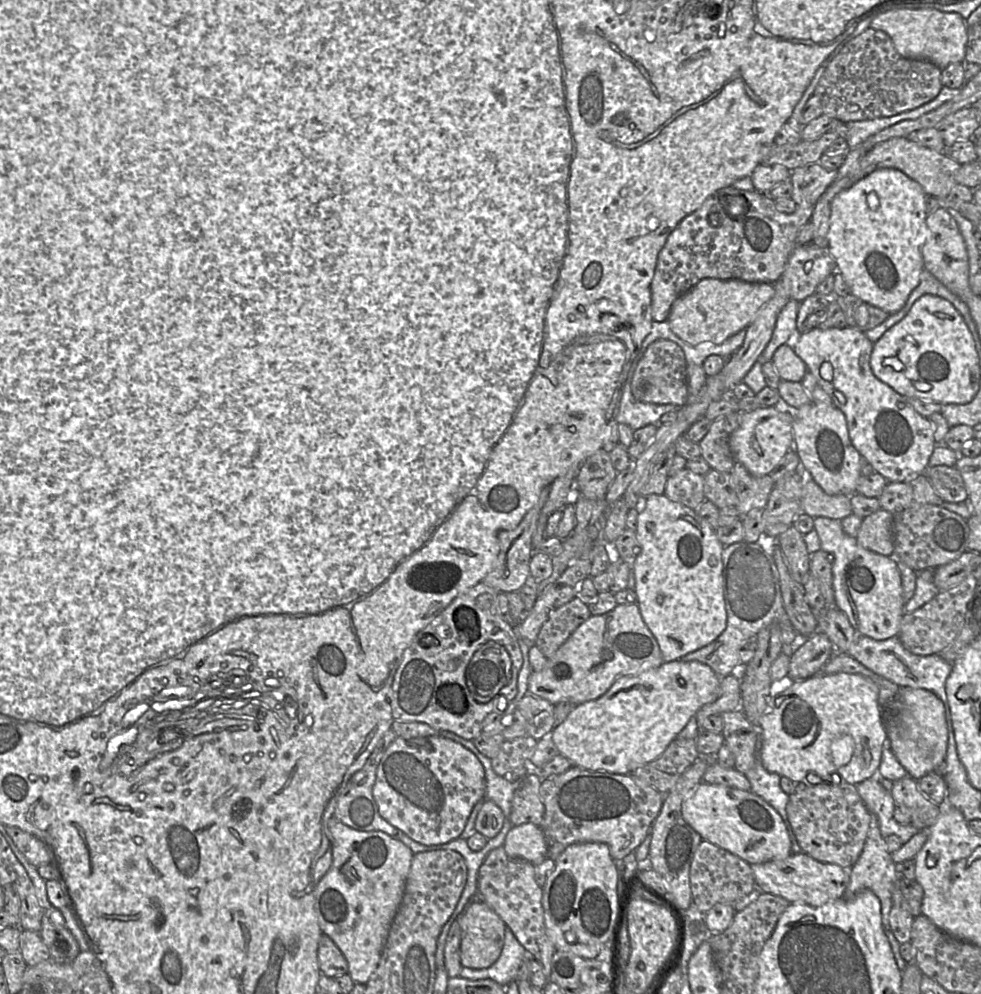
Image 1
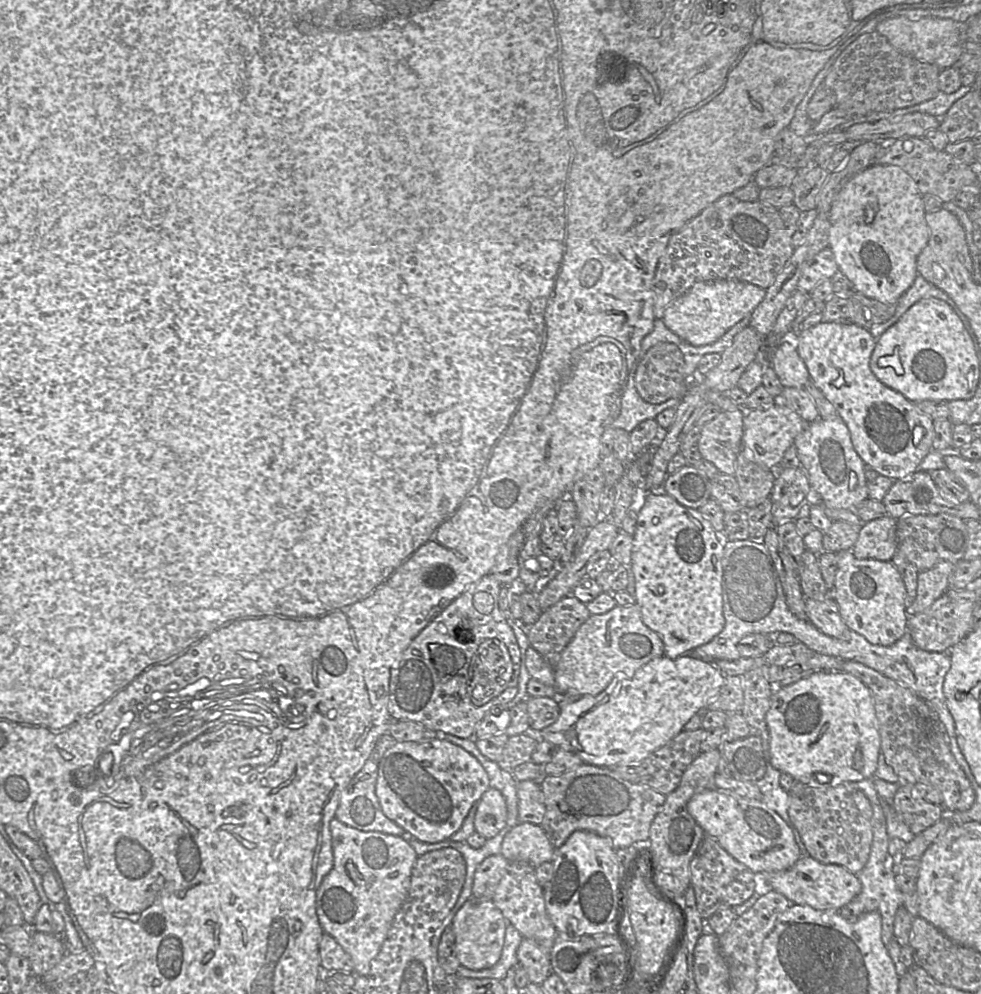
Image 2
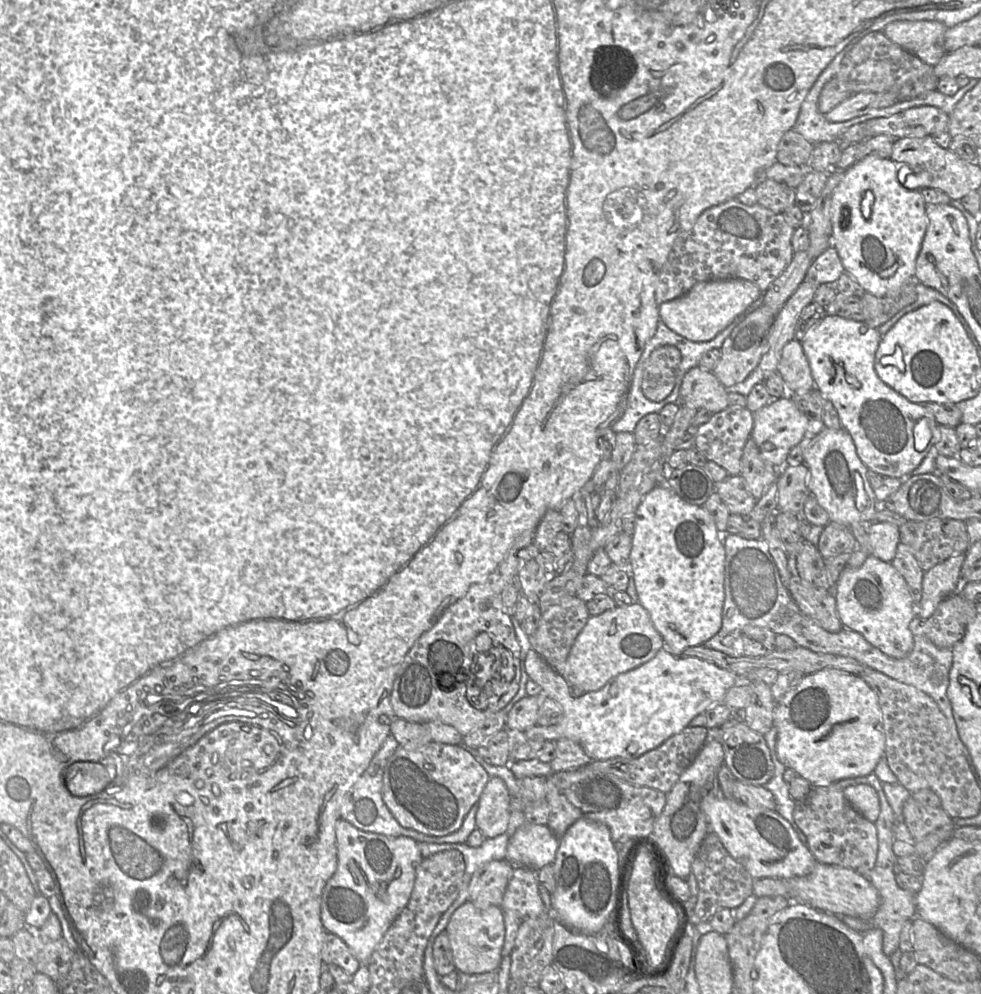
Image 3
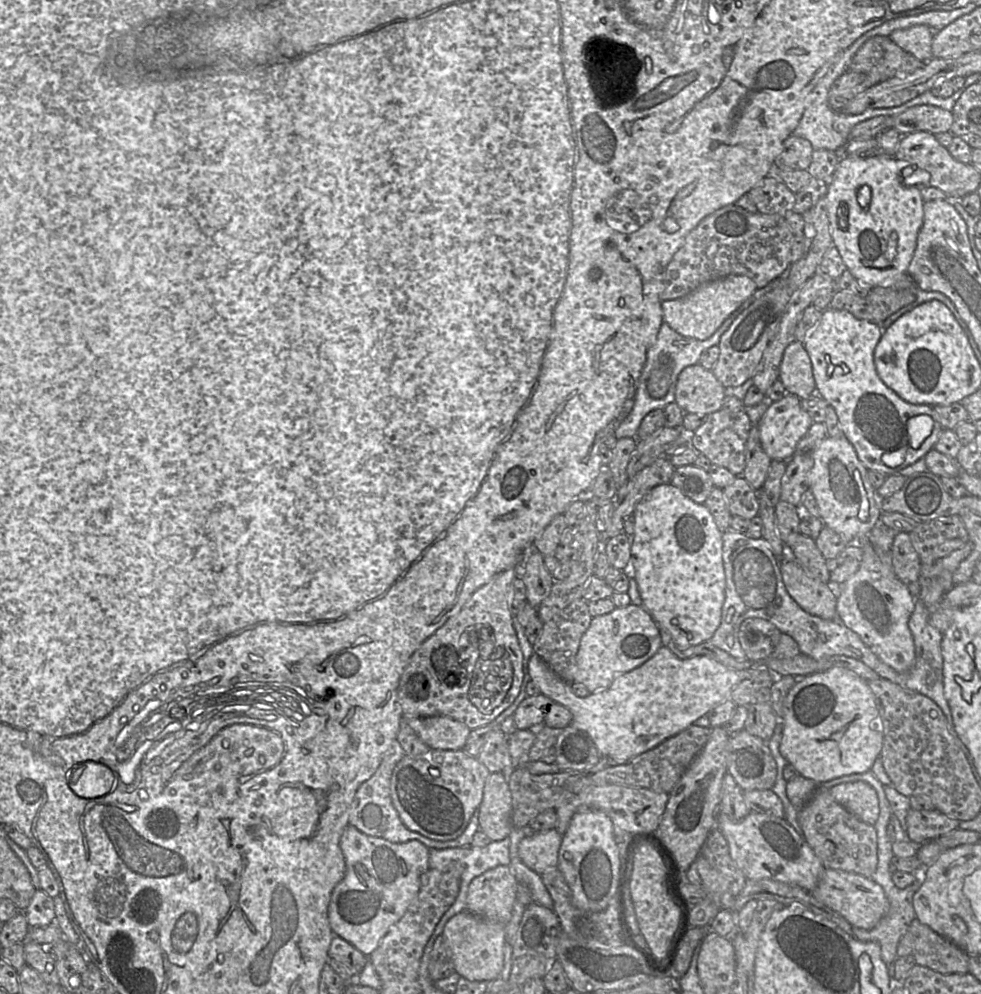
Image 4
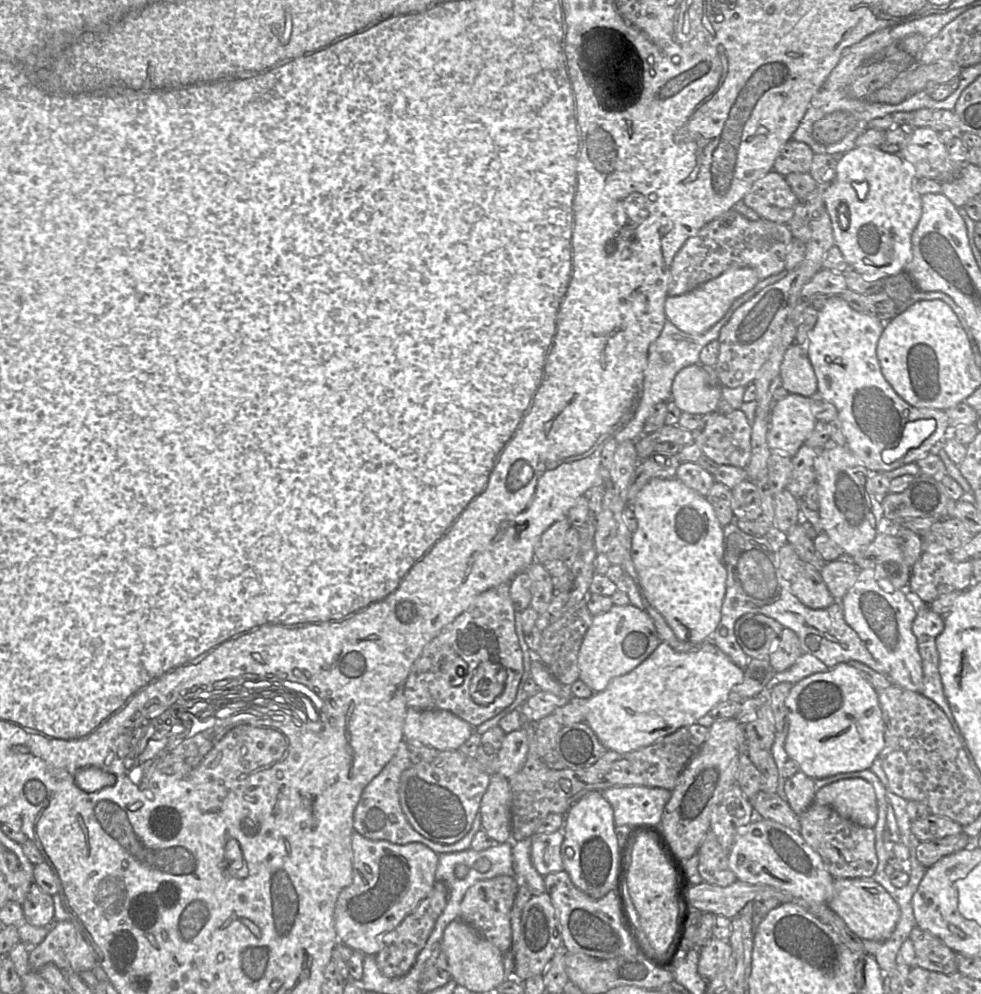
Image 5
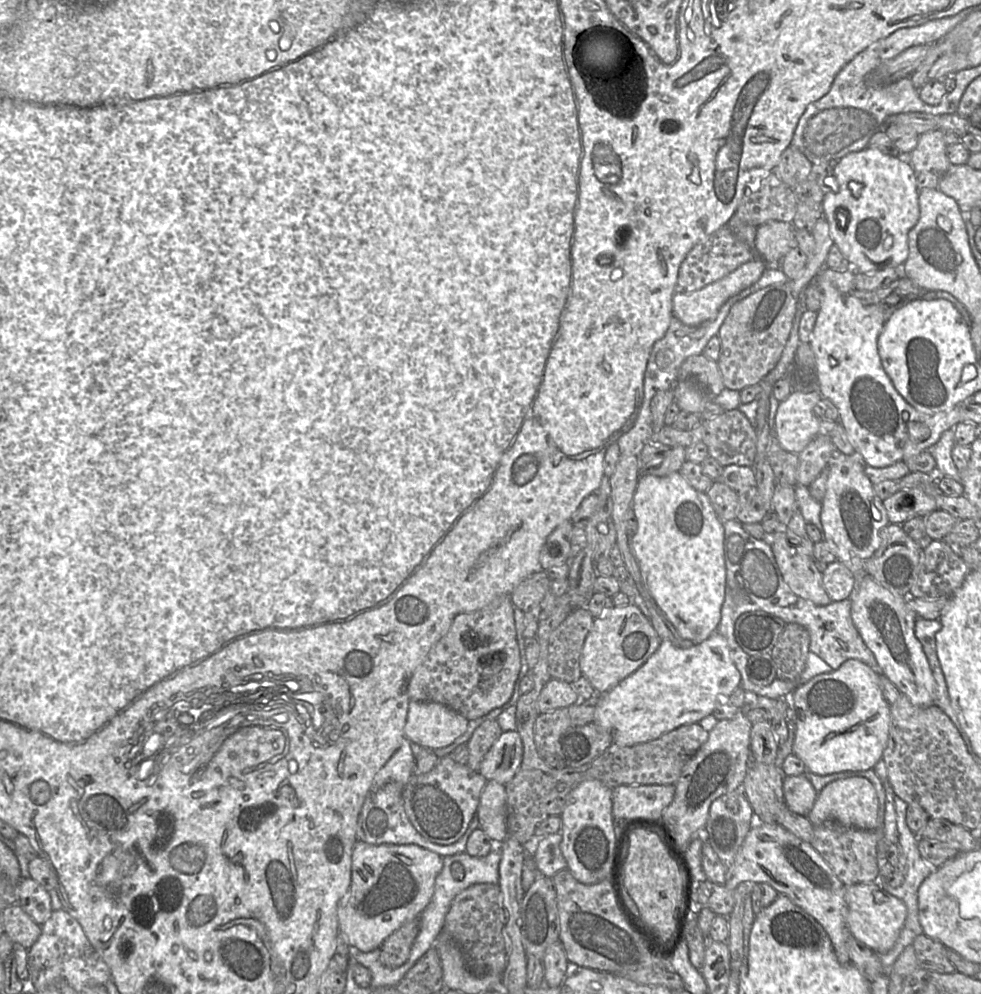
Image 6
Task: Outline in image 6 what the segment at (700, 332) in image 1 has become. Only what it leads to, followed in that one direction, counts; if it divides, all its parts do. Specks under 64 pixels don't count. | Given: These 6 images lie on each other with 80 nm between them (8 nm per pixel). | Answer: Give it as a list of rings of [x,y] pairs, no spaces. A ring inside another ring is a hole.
[[[760,257],[745,262],[731,273],[699,290],[693,292],[675,292],[672,299],[673,316],[689,326],[697,326],[716,317],[721,306],[732,296],[753,285],[759,280],[766,268]]]

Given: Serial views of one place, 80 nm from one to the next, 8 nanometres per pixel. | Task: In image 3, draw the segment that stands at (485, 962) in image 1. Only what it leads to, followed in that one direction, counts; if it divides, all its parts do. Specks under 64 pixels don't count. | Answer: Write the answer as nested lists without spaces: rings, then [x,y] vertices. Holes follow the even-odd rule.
[[[466,901],[451,915],[444,931],[450,941],[455,970],[465,974],[498,970],[505,940],[504,912],[501,907],[490,905],[478,908],[471,901]]]

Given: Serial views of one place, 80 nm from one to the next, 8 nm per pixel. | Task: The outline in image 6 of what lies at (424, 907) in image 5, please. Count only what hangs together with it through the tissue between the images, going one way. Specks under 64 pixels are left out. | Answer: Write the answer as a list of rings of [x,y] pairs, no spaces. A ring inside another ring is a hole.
[[[420,917],[404,924],[385,939],[380,947],[381,962],[389,968],[403,965],[409,958],[411,947],[420,929]]]

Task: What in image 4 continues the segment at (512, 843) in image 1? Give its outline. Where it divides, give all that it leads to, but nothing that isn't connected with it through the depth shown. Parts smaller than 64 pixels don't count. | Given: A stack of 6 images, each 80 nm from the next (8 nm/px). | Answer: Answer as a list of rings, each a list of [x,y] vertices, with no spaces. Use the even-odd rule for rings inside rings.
[[[555,828],[536,831],[520,841],[519,857],[527,867],[540,875],[557,868],[562,837]]]

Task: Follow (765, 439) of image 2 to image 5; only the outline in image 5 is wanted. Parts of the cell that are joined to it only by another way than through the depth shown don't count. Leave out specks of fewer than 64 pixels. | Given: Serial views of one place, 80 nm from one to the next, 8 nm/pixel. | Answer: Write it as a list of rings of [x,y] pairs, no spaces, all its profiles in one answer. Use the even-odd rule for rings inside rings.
[[[788,393],[784,399],[775,403],[769,416],[767,443],[770,450],[781,452],[789,457],[795,456],[813,432],[816,422],[810,409],[810,397]]]

